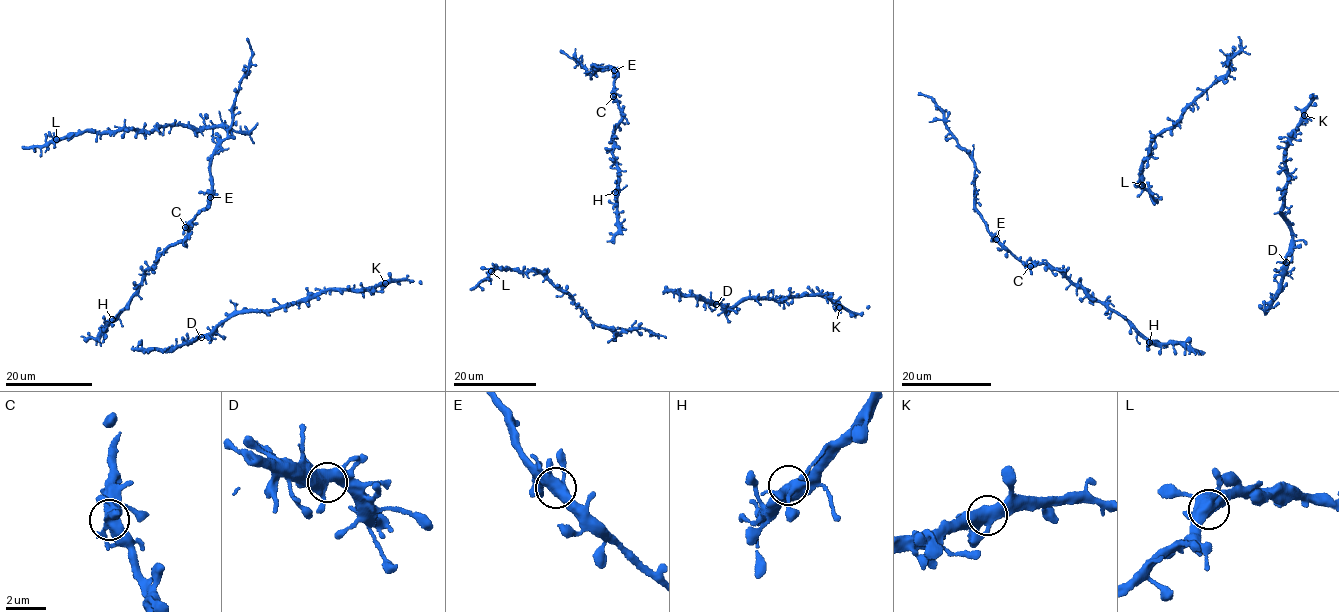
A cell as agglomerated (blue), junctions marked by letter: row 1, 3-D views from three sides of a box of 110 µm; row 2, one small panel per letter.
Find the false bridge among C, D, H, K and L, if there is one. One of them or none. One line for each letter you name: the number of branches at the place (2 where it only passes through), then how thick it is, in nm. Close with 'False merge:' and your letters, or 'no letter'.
False merge: no letter

